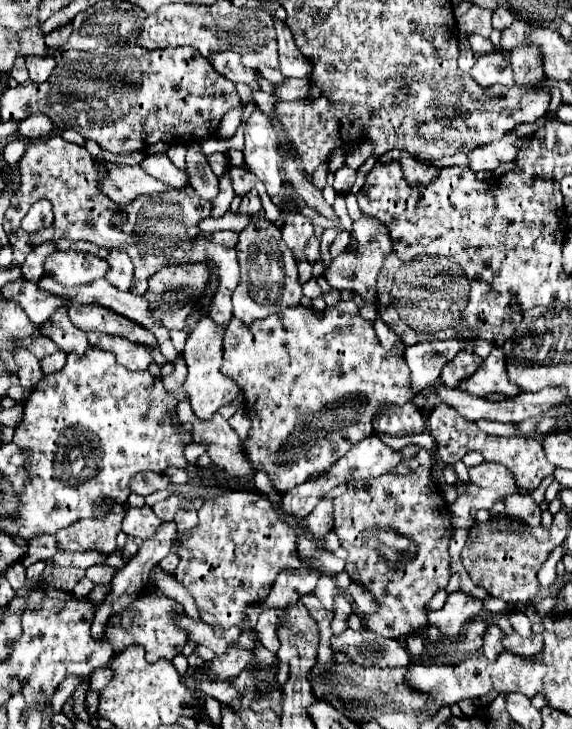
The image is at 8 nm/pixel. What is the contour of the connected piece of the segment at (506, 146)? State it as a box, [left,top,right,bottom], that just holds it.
[469,117,549,171]

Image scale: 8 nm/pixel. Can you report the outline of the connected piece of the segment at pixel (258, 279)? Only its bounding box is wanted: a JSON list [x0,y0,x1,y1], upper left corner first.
[233,223,301,323]

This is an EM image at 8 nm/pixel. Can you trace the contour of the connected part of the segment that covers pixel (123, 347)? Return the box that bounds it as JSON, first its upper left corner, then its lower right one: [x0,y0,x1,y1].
[87,333,151,371]

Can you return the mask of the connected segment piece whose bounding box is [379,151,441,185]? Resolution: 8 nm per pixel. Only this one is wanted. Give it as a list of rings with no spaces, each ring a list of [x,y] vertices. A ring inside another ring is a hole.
[[[401,151],[385,153],[379,157],[379,161],[399,161],[403,165],[403,173],[405,173],[409,185],[417,185],[419,181],[431,181],[431,177],[435,177],[435,173],[439,173],[439,169],[441,169],[435,165],[423,165],[423,163],[415,161],[409,153],[401,153]]]

